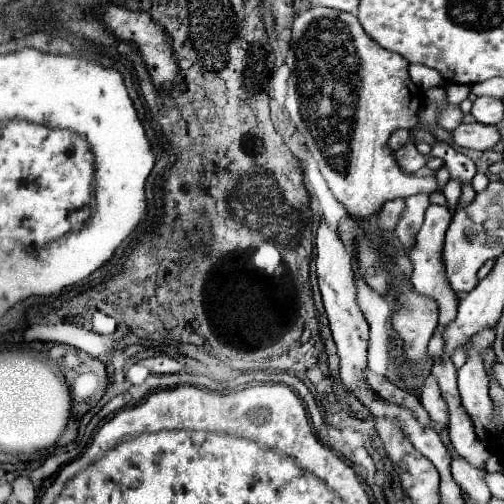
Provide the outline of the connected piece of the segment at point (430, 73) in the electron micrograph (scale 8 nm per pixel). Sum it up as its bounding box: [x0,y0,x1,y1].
[408,64,444,91]

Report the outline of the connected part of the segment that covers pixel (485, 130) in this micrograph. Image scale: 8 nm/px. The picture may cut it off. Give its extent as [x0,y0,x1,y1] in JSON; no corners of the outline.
[451,123,501,151]

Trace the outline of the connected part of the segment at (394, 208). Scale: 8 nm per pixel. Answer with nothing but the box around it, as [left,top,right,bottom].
[379,199,405,233]

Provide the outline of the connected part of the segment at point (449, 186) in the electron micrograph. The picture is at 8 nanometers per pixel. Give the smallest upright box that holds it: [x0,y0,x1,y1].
[443,179,461,211]

